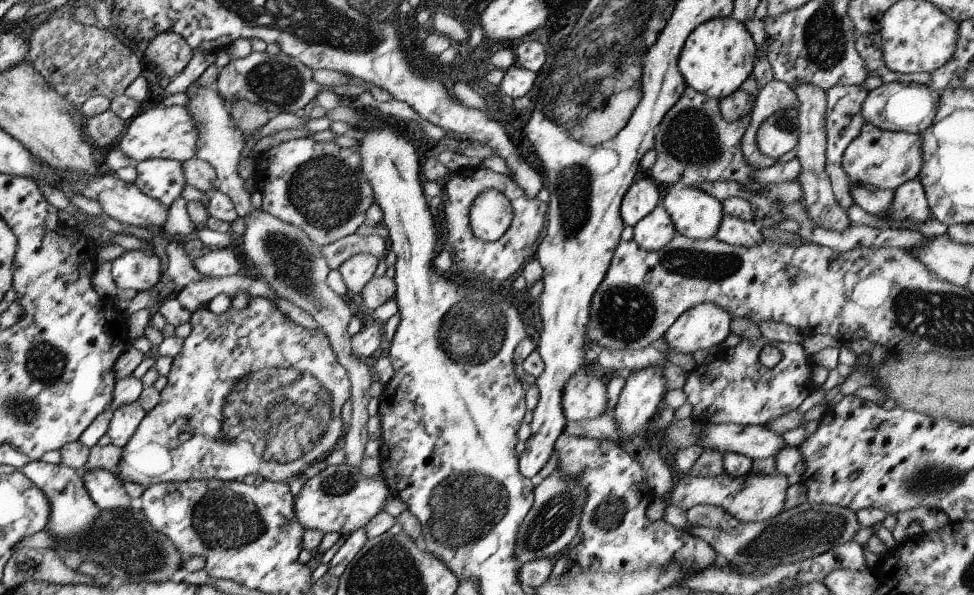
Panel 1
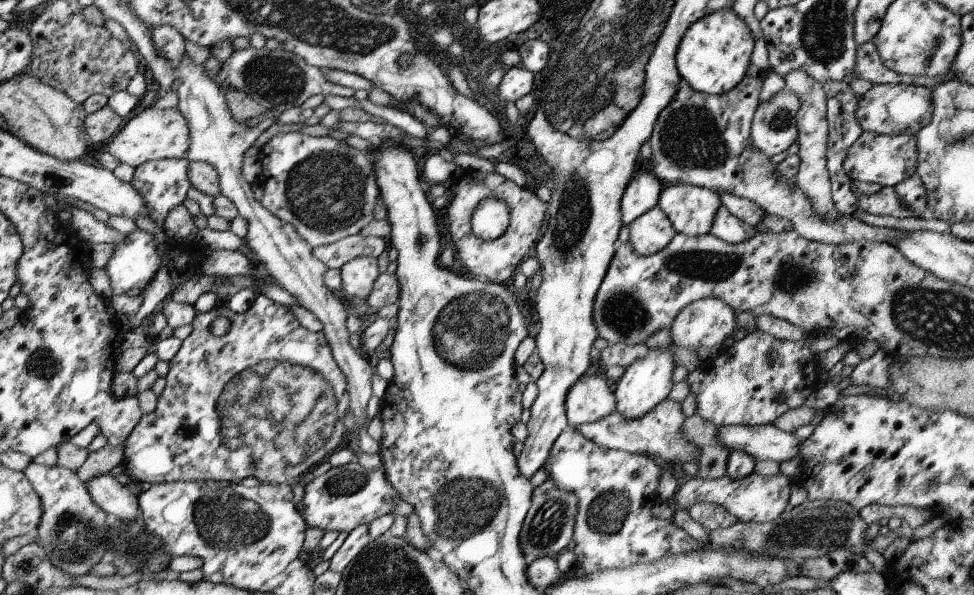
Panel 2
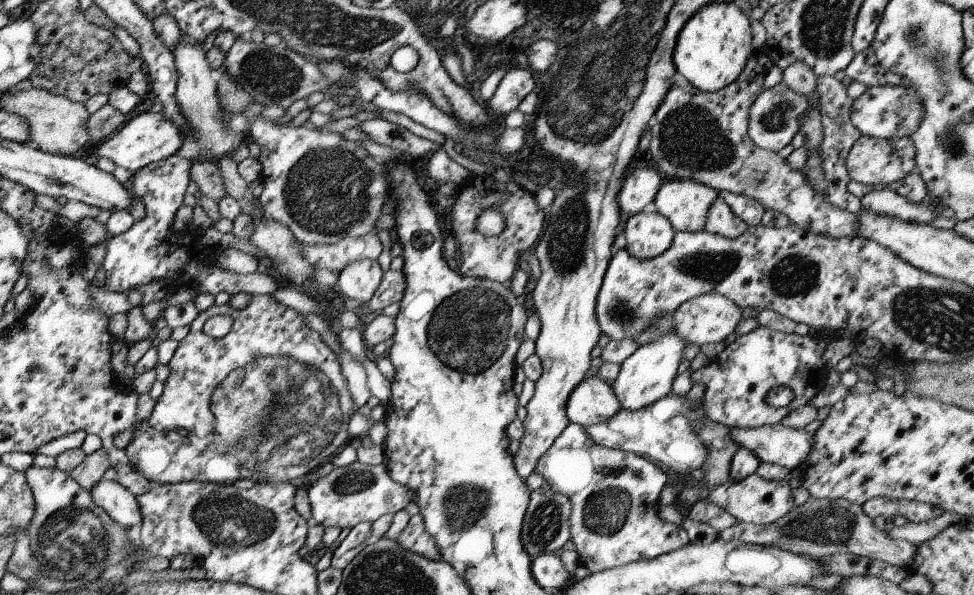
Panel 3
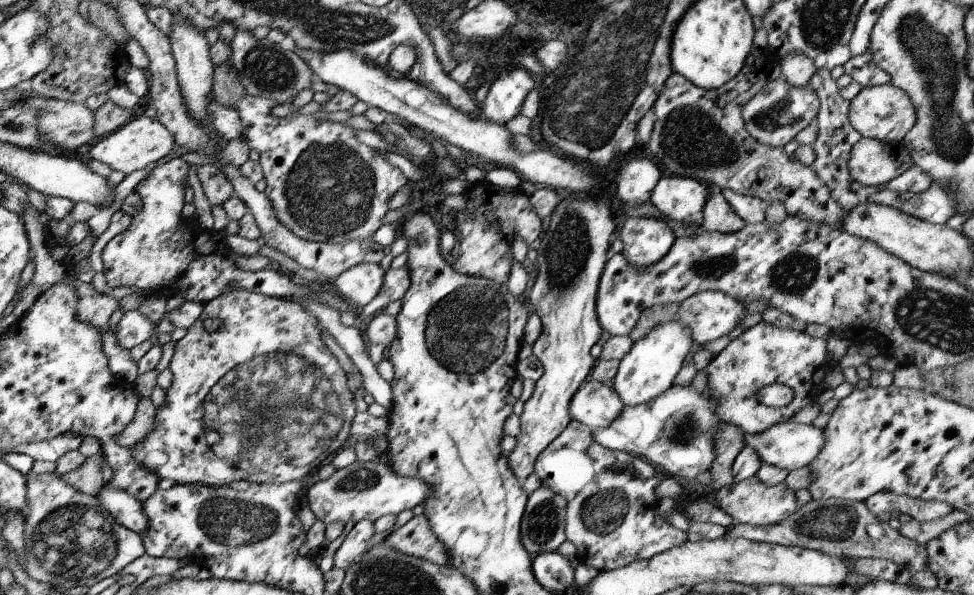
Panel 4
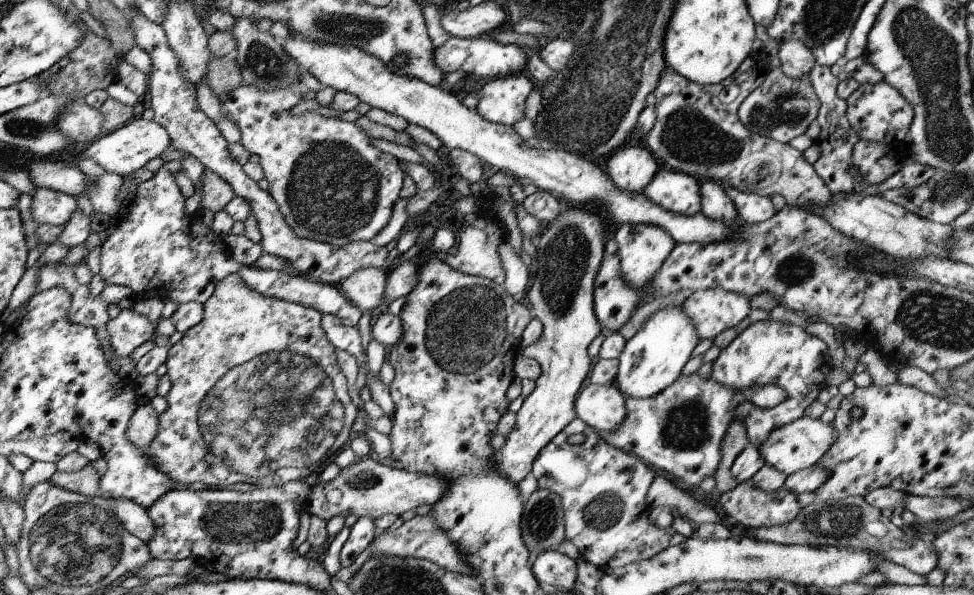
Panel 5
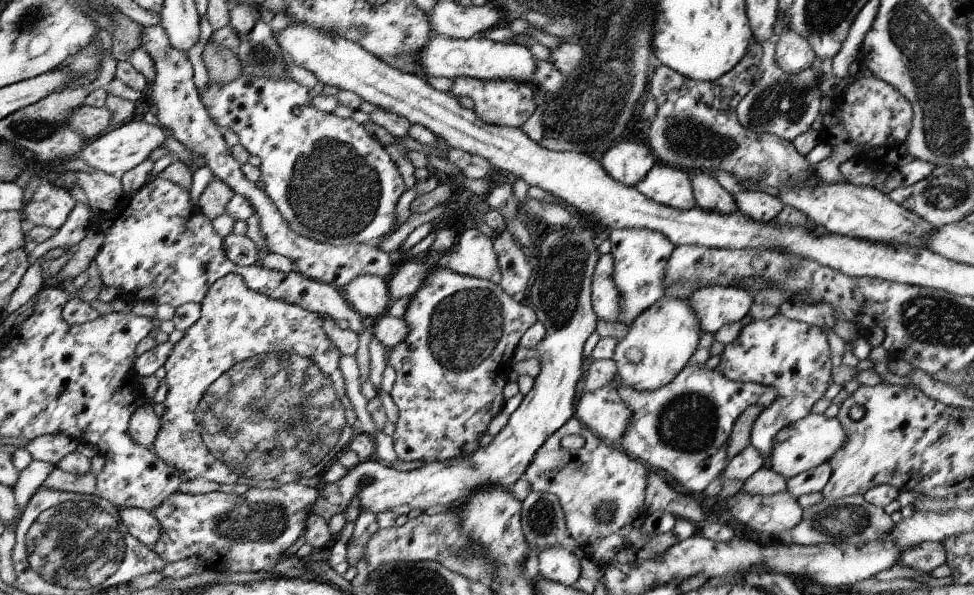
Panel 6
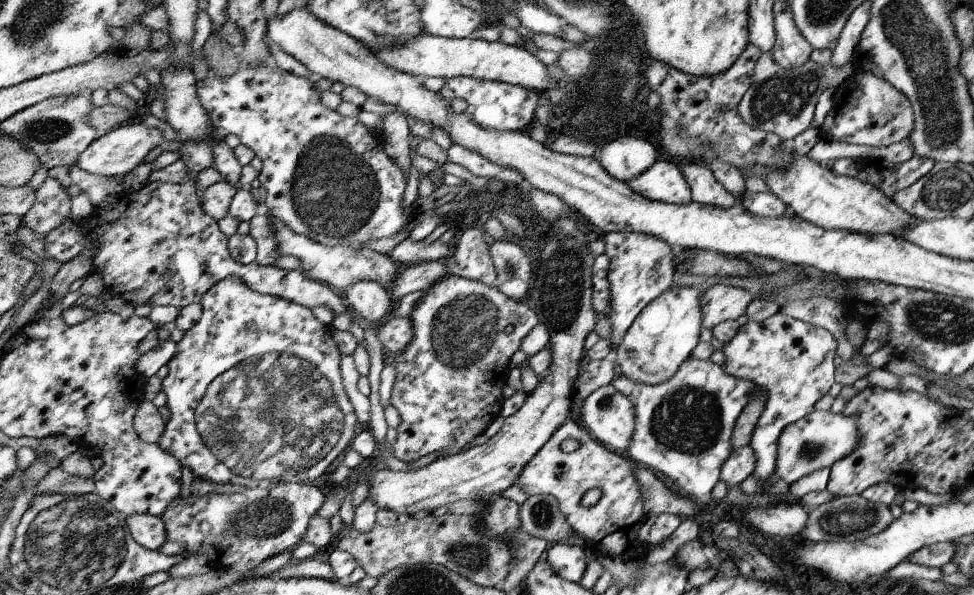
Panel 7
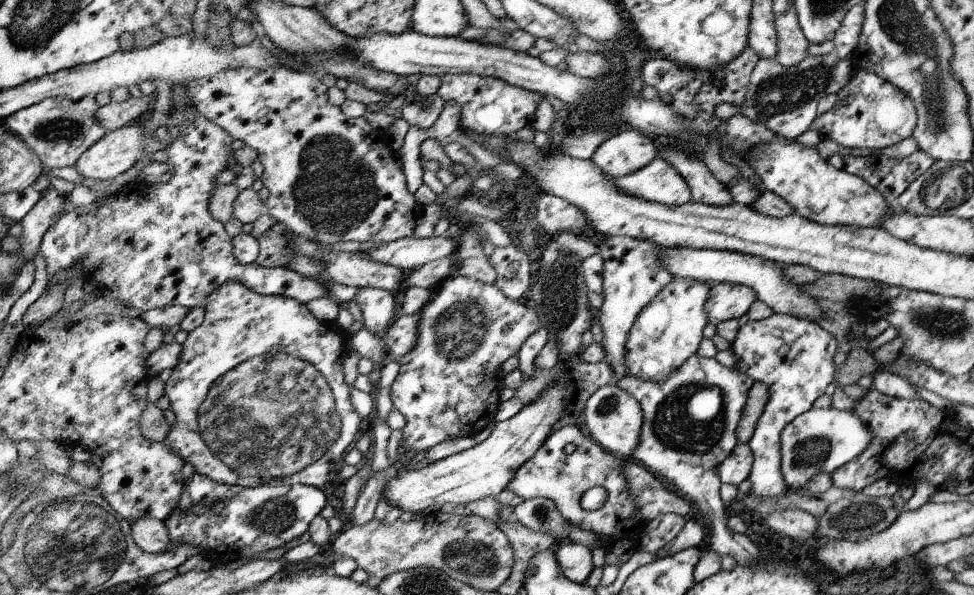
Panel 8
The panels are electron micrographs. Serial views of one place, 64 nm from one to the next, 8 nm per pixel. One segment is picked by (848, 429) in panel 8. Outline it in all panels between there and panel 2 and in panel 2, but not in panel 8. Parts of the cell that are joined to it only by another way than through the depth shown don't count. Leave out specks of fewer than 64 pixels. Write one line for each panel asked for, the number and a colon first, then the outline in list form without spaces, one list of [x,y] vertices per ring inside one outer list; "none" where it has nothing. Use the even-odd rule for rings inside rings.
2: [[[725,426],[717,434],[719,444],[731,452],[747,452],[755,462],[789,462],[801,456],[801,444],[795,432],[783,432],[777,426]]]
3: [[[775,424],[755,430],[733,428],[731,440],[739,444],[739,448],[751,450],[761,464],[777,464],[781,468],[795,470],[809,458],[809,452],[815,444],[815,434],[795,430],[785,424]]]
4: [[[783,422],[783,424],[775,424],[771,428],[767,428],[765,432],[751,436],[745,436],[745,444],[751,446],[763,464],[771,464],[771,466],[779,466],[787,472],[791,470],[799,470],[801,466],[809,466],[817,454],[823,450],[825,446],[825,430],[815,428],[813,424],[795,424],[795,422]]]
5: [[[803,416],[791,424],[785,424],[785,426],[773,430],[771,436],[767,436],[763,446],[759,448],[759,452],[761,452],[761,458],[769,466],[773,466],[779,472],[789,476],[789,474],[795,474],[803,468],[817,464],[825,456],[825,452],[829,452],[829,448],[833,446],[835,440],[837,440],[837,432],[835,432],[833,424],[823,424],[821,420],[813,420],[813,418]]]
6: [[[811,412],[805,418],[785,426],[773,438],[773,452],[771,452],[771,470],[785,480],[791,480],[803,472],[811,472],[817,466],[829,462],[829,458],[847,444],[847,432],[837,418],[829,418],[825,414]]]
7: [[[813,410],[787,428],[783,428],[779,442],[777,442],[777,462],[775,462],[775,476],[783,480],[787,486],[795,484],[797,480],[819,472],[823,468],[831,468],[835,462],[853,454],[859,446],[861,434],[857,430],[857,420],[847,414],[835,414],[831,410]]]

